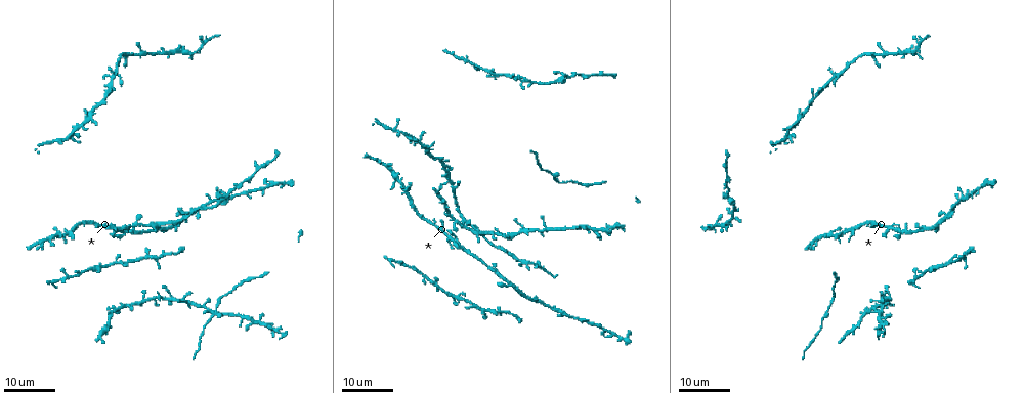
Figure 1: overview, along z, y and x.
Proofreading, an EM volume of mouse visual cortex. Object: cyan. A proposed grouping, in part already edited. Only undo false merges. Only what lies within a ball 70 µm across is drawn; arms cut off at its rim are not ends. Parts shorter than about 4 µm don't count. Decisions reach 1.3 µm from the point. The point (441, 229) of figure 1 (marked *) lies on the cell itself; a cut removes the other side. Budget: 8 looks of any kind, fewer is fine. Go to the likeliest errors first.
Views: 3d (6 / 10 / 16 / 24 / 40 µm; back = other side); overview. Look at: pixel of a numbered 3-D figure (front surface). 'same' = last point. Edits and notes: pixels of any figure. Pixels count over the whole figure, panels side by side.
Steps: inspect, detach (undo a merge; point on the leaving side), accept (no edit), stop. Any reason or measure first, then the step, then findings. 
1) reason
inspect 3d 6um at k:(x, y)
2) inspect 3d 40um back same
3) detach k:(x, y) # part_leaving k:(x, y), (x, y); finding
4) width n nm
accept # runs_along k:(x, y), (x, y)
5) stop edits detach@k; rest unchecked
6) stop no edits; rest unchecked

side arm on a straight run
inspect 3d 24um at 1:(483, 234)

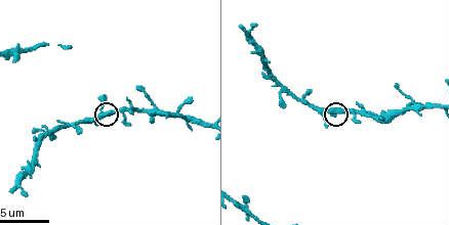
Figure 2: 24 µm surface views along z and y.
inspect 3d 6um at 2:(103, 116)

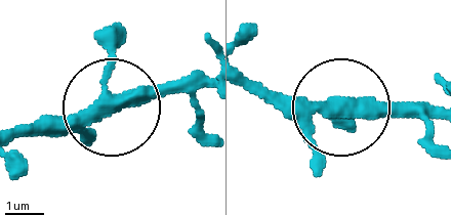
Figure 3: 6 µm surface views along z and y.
accept # continuous, no second cell

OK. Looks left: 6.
two arms in line, one across
inspect 3d 16um at 1:(384, 162)

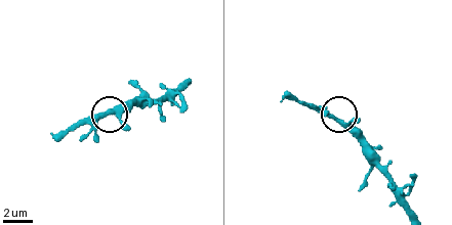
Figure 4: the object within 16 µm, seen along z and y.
closer look
inspect 3d 10um at 4:(112, 112)

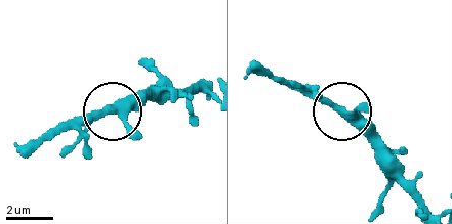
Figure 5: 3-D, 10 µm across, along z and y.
arms 3
accept # all the same cell

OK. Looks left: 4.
arms run side by side
inspect 3d 24um at 1:(161, 254)

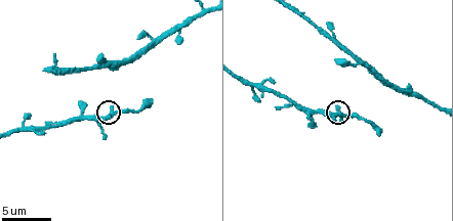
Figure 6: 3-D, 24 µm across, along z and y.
inspect 3d 6um at 6:(335, 114)

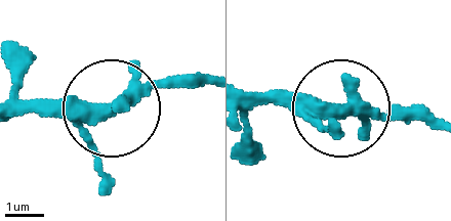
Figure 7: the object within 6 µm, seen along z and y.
arms 5
accept # all the same cell

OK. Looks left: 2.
three-way junction
inspect 3d 16um at 1:(523, 80)

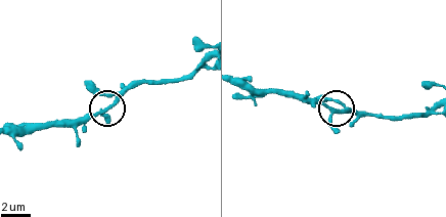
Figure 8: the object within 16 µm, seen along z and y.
closer look
inspect 3d 10um at 8:(332, 110)

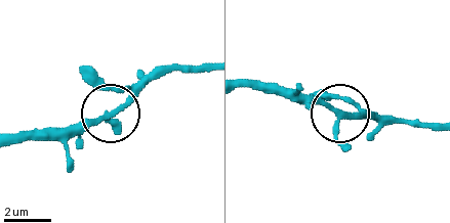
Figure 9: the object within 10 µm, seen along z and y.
accept # all the same cell

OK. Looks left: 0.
stop no edits; rest unchecked

